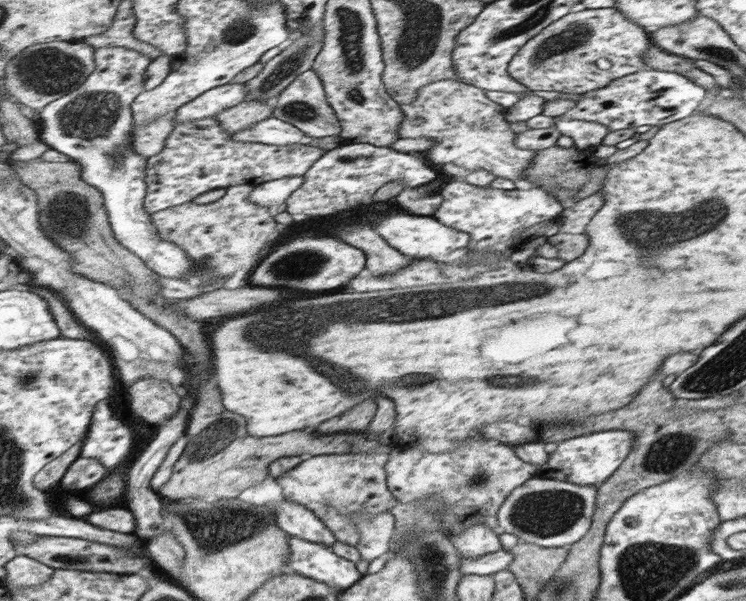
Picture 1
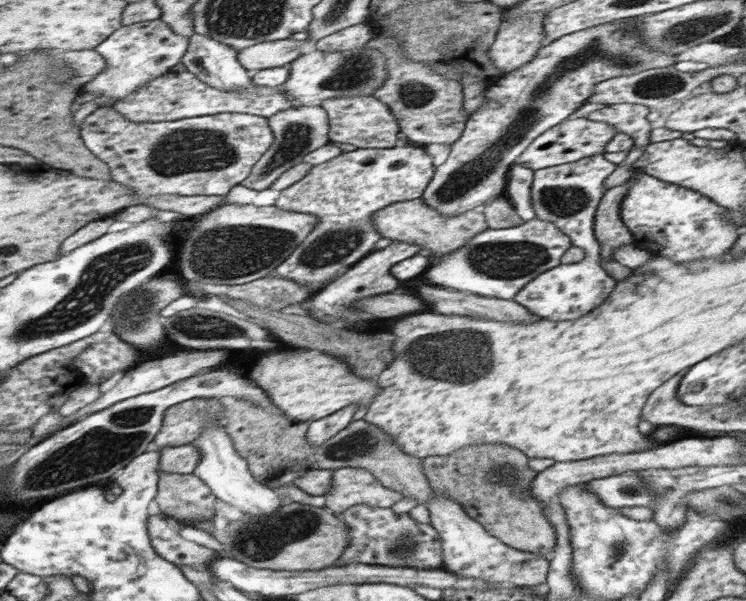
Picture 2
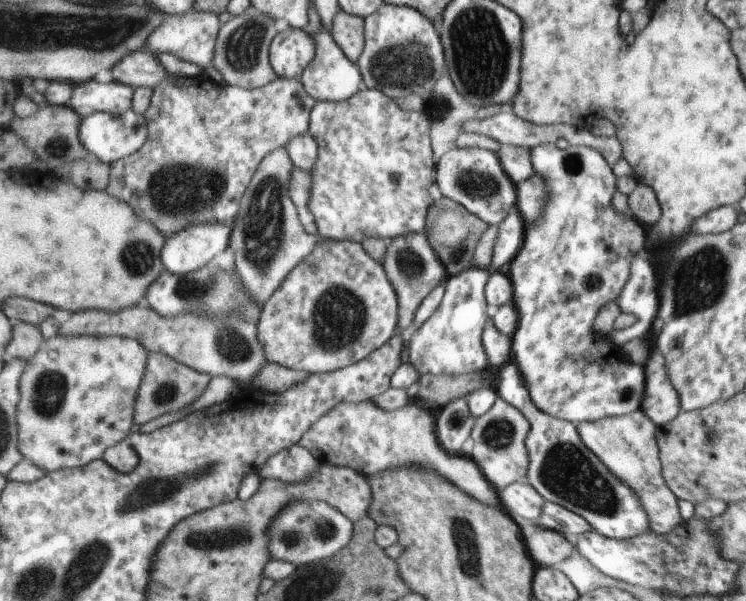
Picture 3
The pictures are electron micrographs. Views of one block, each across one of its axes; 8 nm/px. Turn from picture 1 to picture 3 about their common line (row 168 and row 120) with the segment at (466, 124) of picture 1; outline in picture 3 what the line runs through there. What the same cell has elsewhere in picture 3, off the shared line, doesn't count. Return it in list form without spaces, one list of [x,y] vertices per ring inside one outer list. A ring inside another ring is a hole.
[[[504,107],[499,113],[496,113],[494,116],[487,119],[470,118],[468,120],[463,120],[461,123],[462,131],[474,132],[474,134],[484,134],[484,136],[489,136],[492,140],[496,140],[498,143],[509,144],[515,147],[533,149],[541,144],[555,144],[558,138],[564,138],[564,140],[568,140],[571,146],[578,147],[582,145],[597,149],[597,151],[601,152],[602,156],[605,157],[610,164],[616,164],[616,161],[624,156],[621,142],[614,135],[611,137],[594,136],[585,128],[581,129],[580,127],[564,123],[537,125],[520,118],[517,114],[514,114],[512,108]]]

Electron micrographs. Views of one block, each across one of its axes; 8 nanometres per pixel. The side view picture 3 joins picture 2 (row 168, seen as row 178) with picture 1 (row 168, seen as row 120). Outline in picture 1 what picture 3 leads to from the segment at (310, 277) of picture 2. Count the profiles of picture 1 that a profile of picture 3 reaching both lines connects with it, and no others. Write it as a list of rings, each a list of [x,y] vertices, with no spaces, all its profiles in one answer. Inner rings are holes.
[[[347,142],[325,151],[325,154],[306,171],[305,181],[285,200],[286,212],[295,220],[330,216],[350,208],[359,208],[362,200],[372,196],[388,182],[401,182],[406,189],[432,183],[436,172],[420,158],[420,153],[398,152],[369,142]]]

